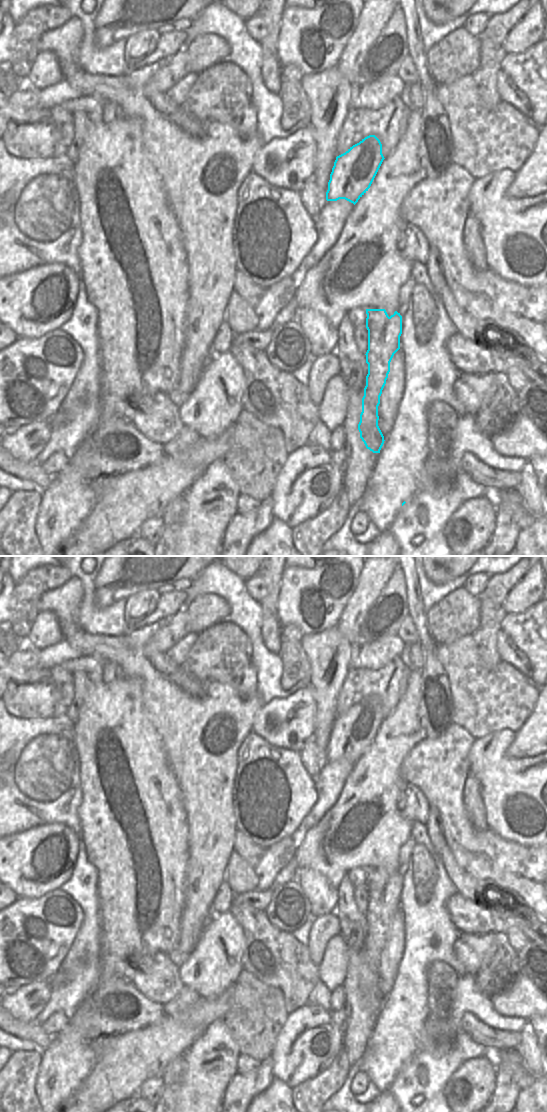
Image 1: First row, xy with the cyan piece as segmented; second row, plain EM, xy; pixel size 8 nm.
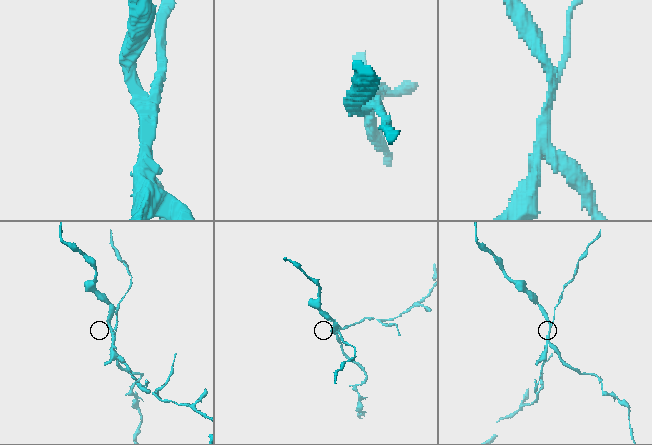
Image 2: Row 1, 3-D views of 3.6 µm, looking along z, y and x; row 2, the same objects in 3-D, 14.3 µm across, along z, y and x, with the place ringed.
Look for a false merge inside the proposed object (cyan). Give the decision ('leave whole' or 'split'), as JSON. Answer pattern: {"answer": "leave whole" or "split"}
{"answer": "split"}

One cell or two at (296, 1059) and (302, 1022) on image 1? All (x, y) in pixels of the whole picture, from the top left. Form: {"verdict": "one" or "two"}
{"verdict": "one"}

